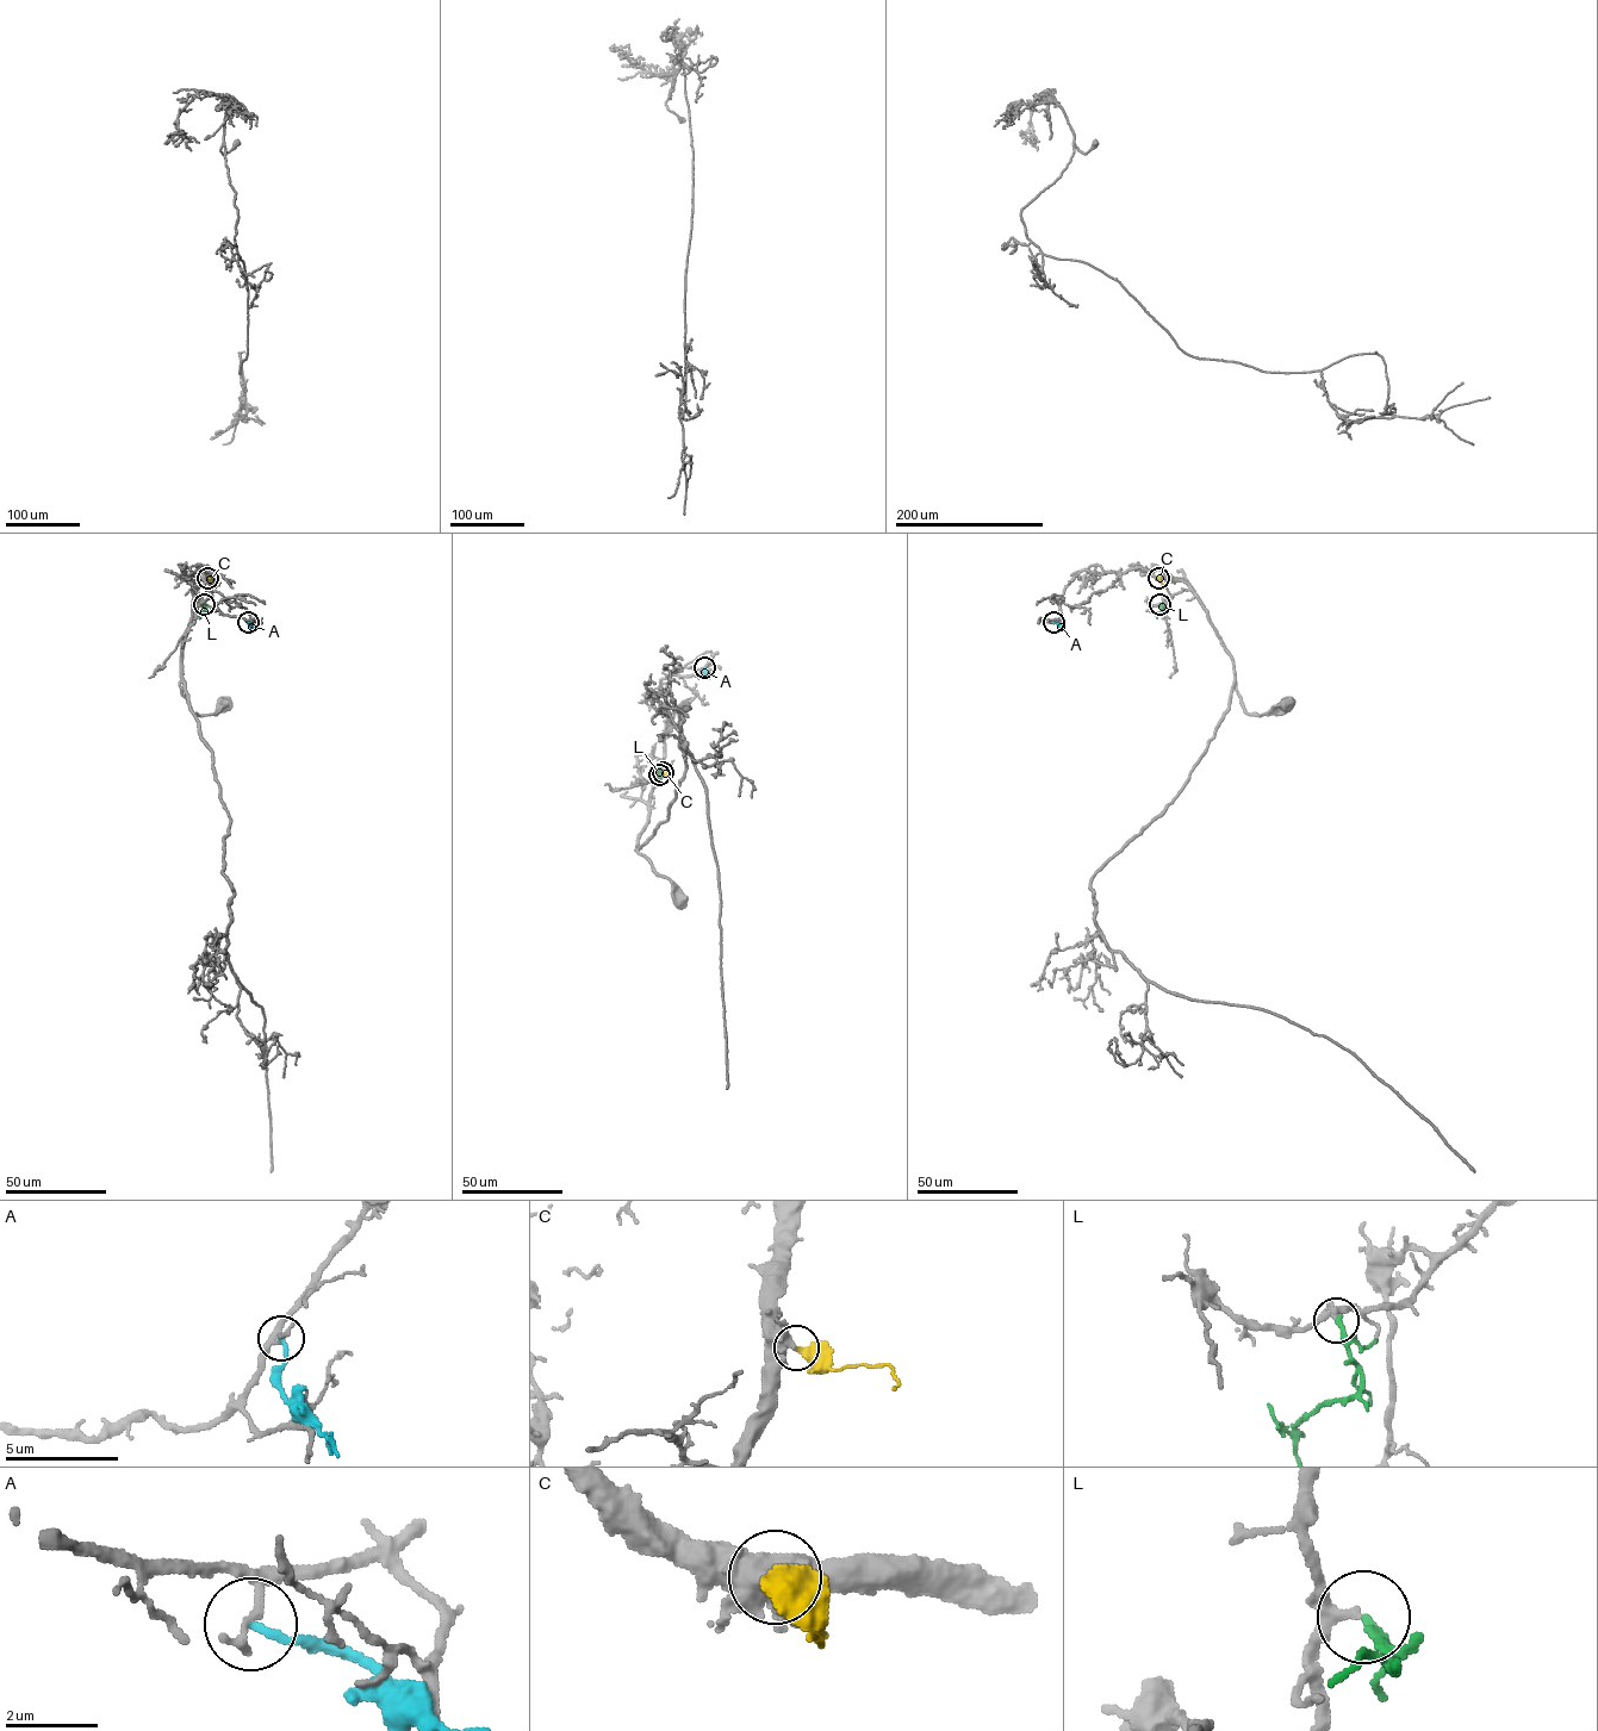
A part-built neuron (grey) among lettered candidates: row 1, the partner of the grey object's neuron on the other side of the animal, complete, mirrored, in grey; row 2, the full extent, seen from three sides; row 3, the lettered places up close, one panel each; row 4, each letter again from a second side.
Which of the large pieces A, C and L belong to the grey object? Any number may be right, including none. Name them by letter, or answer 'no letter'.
L

